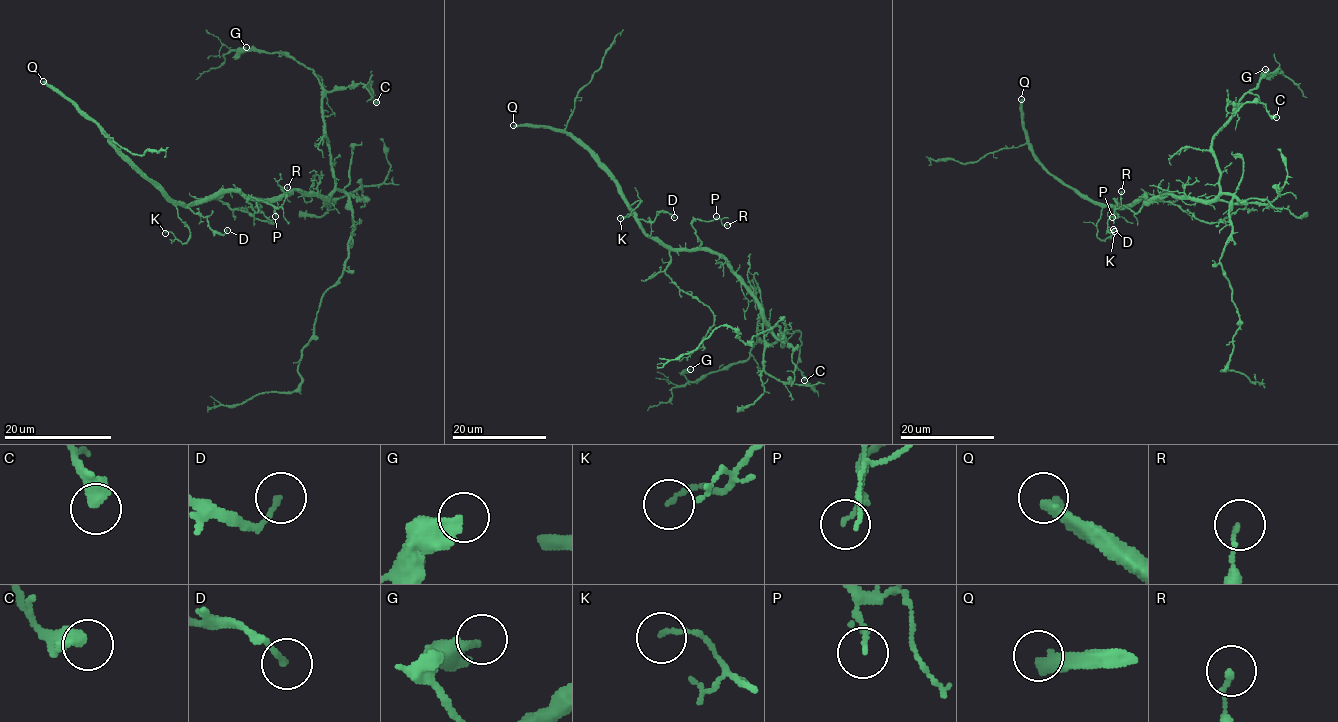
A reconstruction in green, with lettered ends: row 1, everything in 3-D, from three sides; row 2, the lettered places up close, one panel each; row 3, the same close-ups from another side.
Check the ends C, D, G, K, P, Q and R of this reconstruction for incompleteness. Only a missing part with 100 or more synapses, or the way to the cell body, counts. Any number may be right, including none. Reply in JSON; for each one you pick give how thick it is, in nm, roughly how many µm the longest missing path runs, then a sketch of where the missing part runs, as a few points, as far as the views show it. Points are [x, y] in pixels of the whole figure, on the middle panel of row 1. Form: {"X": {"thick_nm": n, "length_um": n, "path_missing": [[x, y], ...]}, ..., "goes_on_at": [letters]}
{"Q": {"thick_nm": 440, "length_um": 130, "path_missing": [[513, 125], [476, 120], [450, 180], [451, 217], [462, 228], [482, 289], [489, 357]]}, "goes_on_at": ["Q"]}

